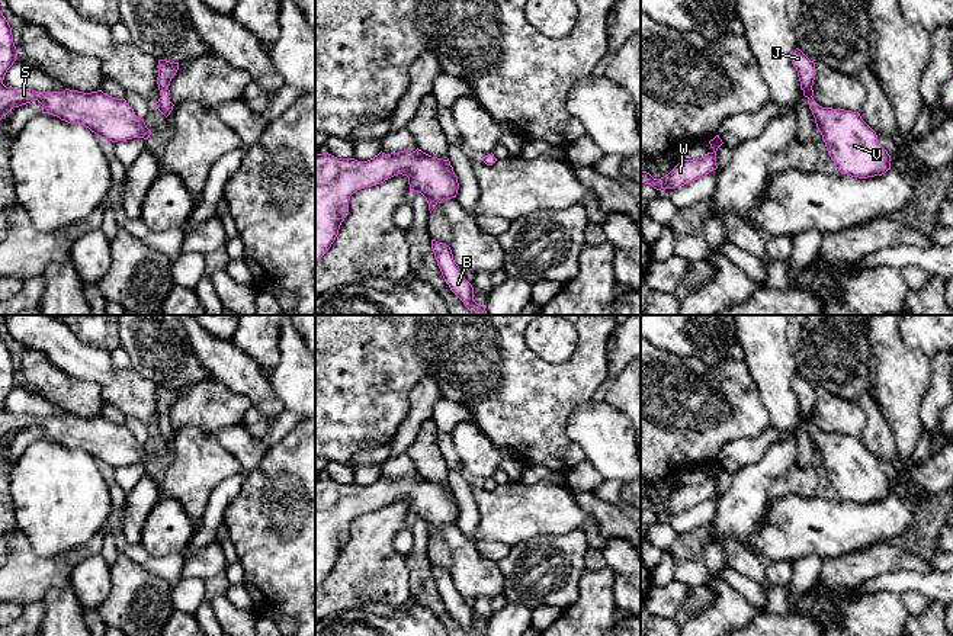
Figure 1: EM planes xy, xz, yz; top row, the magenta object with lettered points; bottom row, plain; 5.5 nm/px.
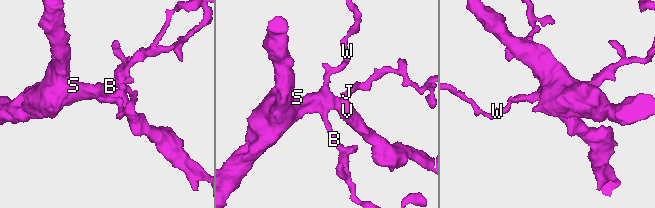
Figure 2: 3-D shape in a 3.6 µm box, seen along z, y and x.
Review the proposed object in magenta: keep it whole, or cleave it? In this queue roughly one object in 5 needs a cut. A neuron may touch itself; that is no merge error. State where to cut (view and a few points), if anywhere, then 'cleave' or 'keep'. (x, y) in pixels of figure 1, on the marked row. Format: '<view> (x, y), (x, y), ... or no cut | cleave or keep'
no cut | keep

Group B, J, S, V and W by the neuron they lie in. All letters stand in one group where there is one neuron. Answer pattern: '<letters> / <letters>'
B J S V W

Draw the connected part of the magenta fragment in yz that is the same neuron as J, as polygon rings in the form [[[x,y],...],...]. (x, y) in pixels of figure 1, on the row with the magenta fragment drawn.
[[[799,48],[792,54],[800,89],[822,135],[827,151],[841,174],[867,179],[891,170],[891,155],[860,113],[822,107],[814,100],[815,62]]]

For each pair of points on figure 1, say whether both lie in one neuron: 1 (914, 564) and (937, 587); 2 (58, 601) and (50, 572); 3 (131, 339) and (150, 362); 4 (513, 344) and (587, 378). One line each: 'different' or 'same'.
1: different
2: different
3: same
4: same

